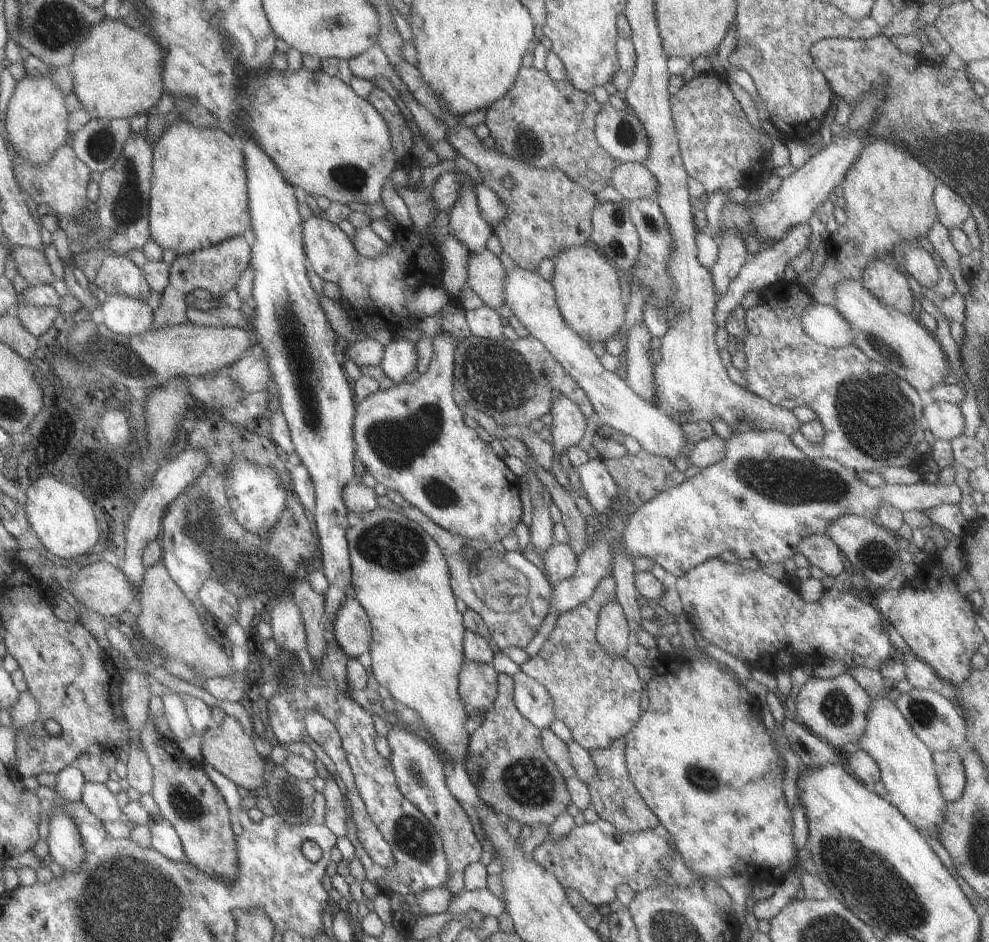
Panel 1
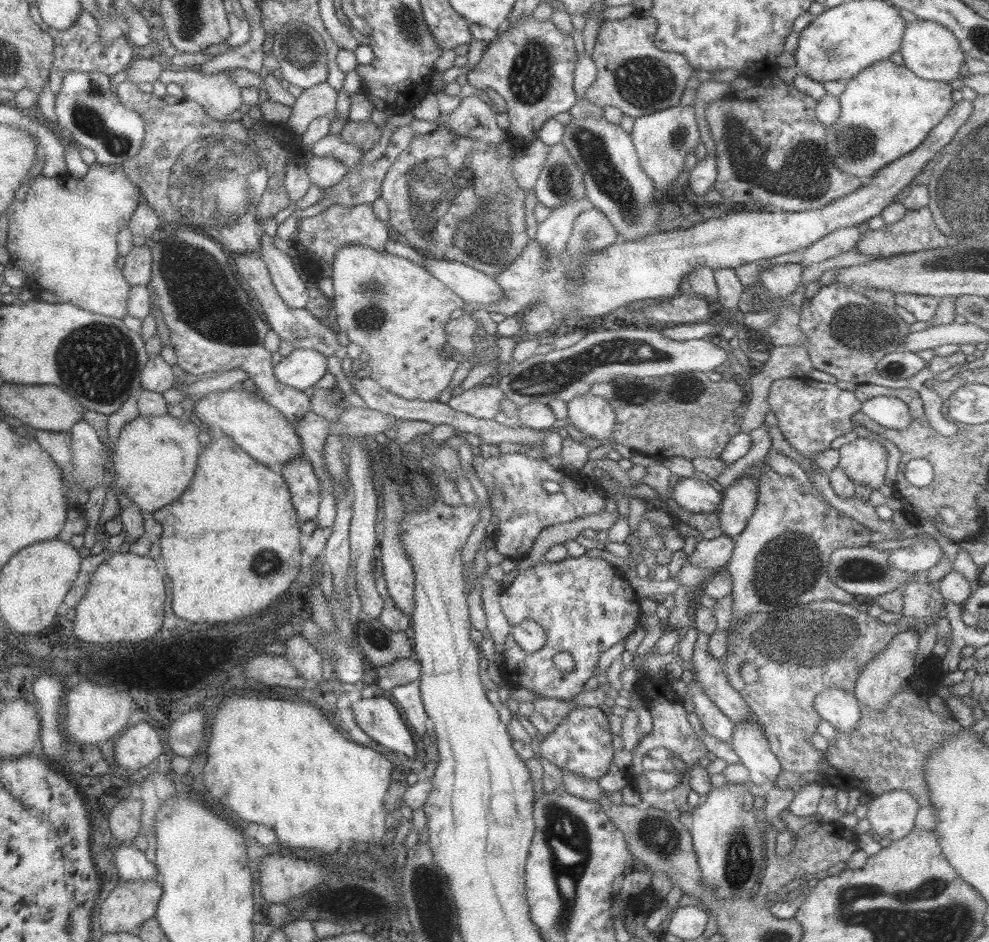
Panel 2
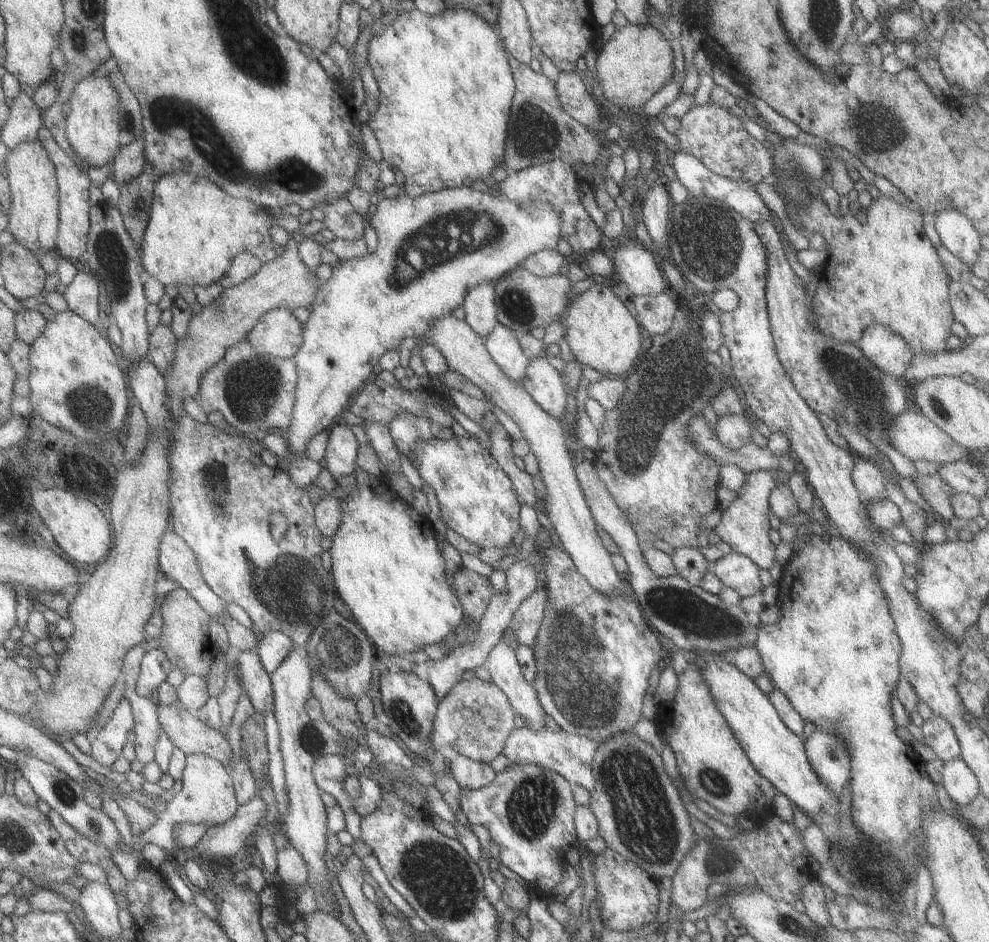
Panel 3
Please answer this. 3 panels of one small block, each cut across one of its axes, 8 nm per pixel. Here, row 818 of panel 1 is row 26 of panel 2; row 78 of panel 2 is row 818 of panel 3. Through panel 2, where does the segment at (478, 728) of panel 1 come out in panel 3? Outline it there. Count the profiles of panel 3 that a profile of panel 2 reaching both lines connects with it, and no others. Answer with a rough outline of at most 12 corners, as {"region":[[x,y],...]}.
{"region":[[516,763],[462,789],[469,825],[545,897],[578,845],[568,780]]}

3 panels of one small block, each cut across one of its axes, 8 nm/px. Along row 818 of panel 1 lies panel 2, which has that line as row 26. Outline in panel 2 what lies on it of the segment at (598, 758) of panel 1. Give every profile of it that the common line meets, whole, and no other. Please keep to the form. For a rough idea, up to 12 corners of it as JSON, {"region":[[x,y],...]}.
{"region":[[646,11],[603,20],[588,108],[679,106],[695,68]]}

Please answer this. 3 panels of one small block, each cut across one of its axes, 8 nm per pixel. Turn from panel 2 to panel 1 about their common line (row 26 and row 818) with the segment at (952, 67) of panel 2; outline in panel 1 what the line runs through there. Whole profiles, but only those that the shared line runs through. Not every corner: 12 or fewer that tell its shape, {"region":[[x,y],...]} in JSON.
{"region":[[887,693],[855,743],[886,799],[924,837],[946,802],[932,752]]}

